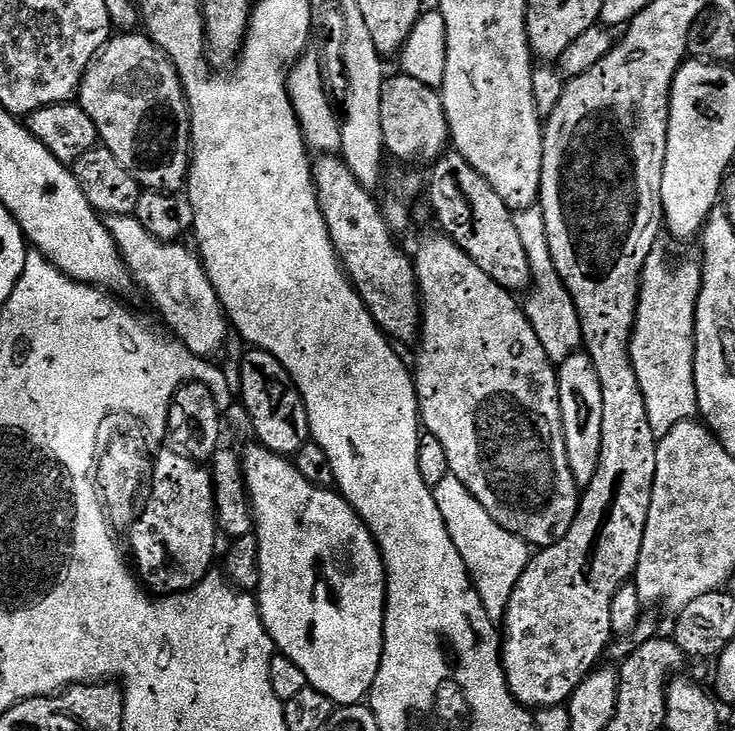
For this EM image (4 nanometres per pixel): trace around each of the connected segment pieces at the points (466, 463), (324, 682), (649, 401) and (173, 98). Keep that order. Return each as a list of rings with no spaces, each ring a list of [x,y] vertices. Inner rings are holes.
[[[435,234],[436,236],[428,236],[420,244],[420,249],[414,255],[414,267],[416,270],[416,285],[420,287],[420,311],[422,319],[420,322],[420,334],[418,337],[418,349],[420,353],[416,356],[416,368],[414,364],[414,379],[416,381],[416,401],[420,404],[420,418],[423,427],[426,429],[427,435],[438,438],[438,442],[442,442],[442,450],[446,450],[446,462],[451,475],[458,478],[458,482],[462,488],[470,490],[470,494],[474,494],[474,498],[478,498],[478,502],[482,502],[482,506],[486,510],[486,514],[490,514],[490,518],[494,518],[494,522],[498,522],[498,526],[502,526],[510,534],[514,534],[519,540],[523,540],[525,544],[533,549],[549,548],[552,544],[560,541],[570,530],[570,526],[576,517],[576,508],[580,504],[580,496],[574,482],[574,476],[570,474],[570,464],[566,458],[566,442],[564,441],[564,431],[562,430],[562,410],[560,409],[560,399],[558,398],[558,382],[556,381],[557,369],[554,367],[553,361],[548,359],[546,350],[542,346],[542,342],[538,338],[538,334],[532,329],[532,324],[528,321],[527,311],[522,307],[513,293],[507,292],[502,286],[498,286],[498,282],[494,282],[494,278],[490,278],[490,274],[485,274],[478,266],[474,266],[474,262],[469,258],[460,247],[455,244],[449,236],[443,234]]]
[[[252,442],[252,445],[250,445],[245,452],[242,452],[242,463],[244,465],[244,485],[248,487],[248,501],[252,507],[252,526],[257,540],[257,569],[260,571],[260,580],[254,589],[254,595],[256,597],[256,605],[260,607],[260,620],[266,626],[266,630],[270,634],[273,645],[275,645],[283,655],[289,656],[290,659],[302,669],[302,674],[306,674],[306,678],[311,687],[316,688],[322,694],[326,694],[326,698],[330,698],[333,705],[343,706],[346,704],[359,704],[369,695],[369,693],[371,693],[372,683],[378,674],[380,663],[382,662],[382,654],[384,653],[384,598],[386,595],[386,577],[384,575],[384,559],[380,557],[380,548],[376,544],[376,539],[370,534],[370,530],[362,522],[362,518],[359,514],[350,506],[350,502],[345,500],[344,497],[340,495],[339,491],[333,490],[332,488],[319,488],[310,482],[306,482],[306,478],[302,478],[302,474],[298,474],[295,463],[293,463],[289,457],[274,454],[270,449],[263,448],[259,442]]]
[[[656,247],[640,276],[640,304],[636,307],[636,327],[632,329],[632,365],[638,376],[638,386],[644,395],[646,410],[650,418],[650,430],[659,438],[670,434],[674,426],[693,419],[698,412],[698,394],[694,382],[694,362],[696,361],[696,303],[700,293],[701,265],[692,260],[684,260],[677,268],[672,268],[664,257],[663,247]]]
[[[116,34],[109,39],[108,43],[101,48],[100,53],[92,61],[92,65],[86,70],[86,74],[80,83],[80,91],[78,93],[78,103],[82,110],[86,110],[86,114],[90,114],[90,118],[96,127],[96,135],[99,143],[110,150],[110,154],[114,154],[114,158],[118,158],[118,162],[129,172],[133,178],[140,183],[141,189],[151,190],[153,192],[166,192],[176,194],[185,187],[188,178],[188,166],[190,163],[190,153],[192,151],[192,121],[190,119],[190,109],[188,99],[184,97],[184,87],[180,81],[180,76],[176,72],[176,68],[168,59],[168,53],[161,50],[147,35],[139,34]]]

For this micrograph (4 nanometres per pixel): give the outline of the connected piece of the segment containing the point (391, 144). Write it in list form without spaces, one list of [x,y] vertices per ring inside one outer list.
[[[389,75],[382,86],[382,138],[387,155],[400,160],[435,162],[450,144],[440,93],[430,86],[422,86],[418,78],[395,75]]]

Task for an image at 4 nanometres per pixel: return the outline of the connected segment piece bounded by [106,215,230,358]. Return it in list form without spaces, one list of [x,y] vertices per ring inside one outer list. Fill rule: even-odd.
[[[135,215],[113,216],[106,225],[135,287],[140,287],[152,299],[153,306],[168,323],[167,331],[185,348],[190,349],[193,356],[219,357],[228,343],[230,325],[199,257],[193,251],[187,252],[183,243],[162,244],[146,234],[146,230],[142,230],[142,226],[136,221]]]

